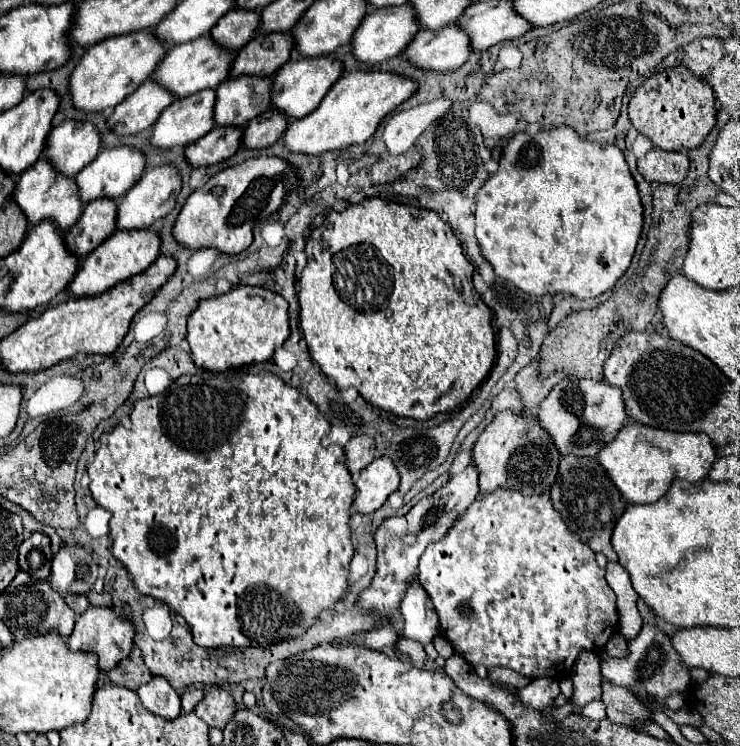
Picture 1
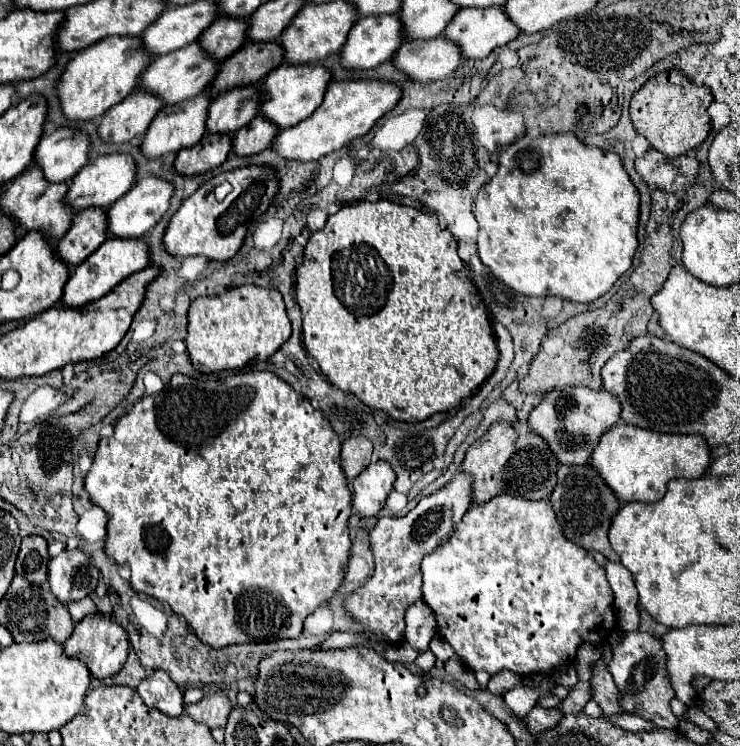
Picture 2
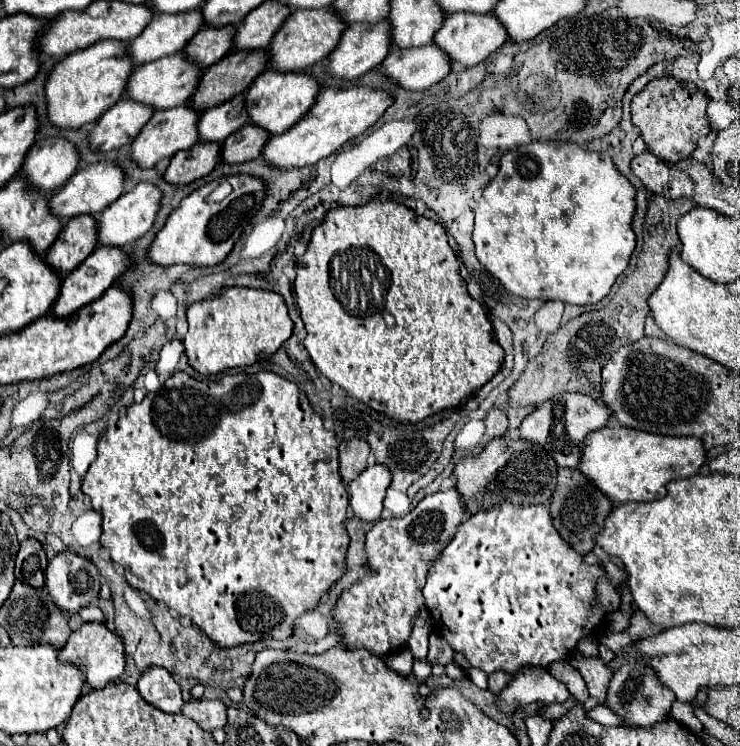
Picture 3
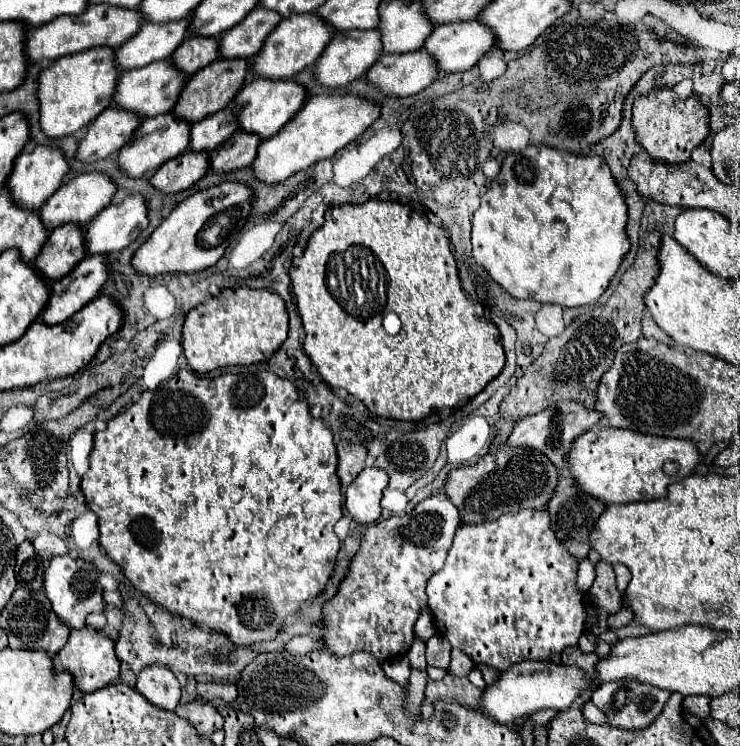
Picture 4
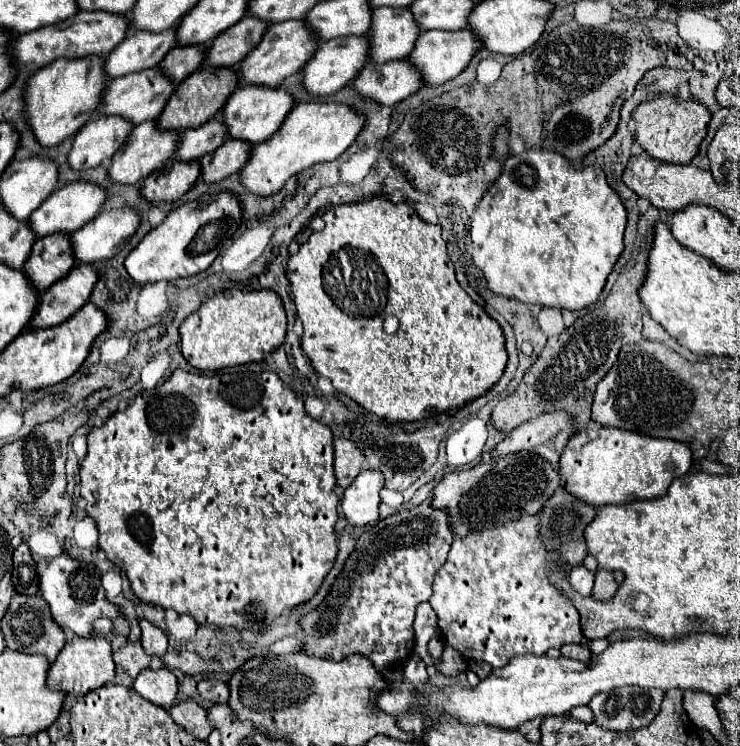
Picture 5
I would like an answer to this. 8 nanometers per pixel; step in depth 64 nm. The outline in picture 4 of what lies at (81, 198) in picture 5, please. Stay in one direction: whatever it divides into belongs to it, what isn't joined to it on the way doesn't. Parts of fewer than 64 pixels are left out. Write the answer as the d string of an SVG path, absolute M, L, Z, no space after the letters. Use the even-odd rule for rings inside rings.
M88 172L88 174L80 174L68 180L68 184L60 186L40 208L40 222L44 224L46 230L54 230L58 226L64 224L80 224L86 226L100 210L104 210L112 196L116 192L116 184L100 172Z

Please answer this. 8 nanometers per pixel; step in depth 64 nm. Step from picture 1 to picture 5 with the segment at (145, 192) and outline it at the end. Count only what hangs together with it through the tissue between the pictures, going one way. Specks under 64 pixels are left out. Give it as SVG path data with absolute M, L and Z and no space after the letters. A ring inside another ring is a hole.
M132 208L102 210L92 222L70 234L76 264L96 264L114 258L132 238L140 216Z

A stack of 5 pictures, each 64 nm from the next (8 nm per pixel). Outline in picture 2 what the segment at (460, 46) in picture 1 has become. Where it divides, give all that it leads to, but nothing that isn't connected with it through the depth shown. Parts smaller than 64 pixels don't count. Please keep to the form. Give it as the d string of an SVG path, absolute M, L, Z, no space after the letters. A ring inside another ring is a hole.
M440 34L428 42L404 42L390 62L412 82L426 84L450 76L460 66L462 54Z

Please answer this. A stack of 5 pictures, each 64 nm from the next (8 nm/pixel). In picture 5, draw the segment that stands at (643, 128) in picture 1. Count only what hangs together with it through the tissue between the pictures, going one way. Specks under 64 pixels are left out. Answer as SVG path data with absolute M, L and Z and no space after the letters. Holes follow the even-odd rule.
M660 94L652 102L640 104L632 112L632 120L636 122L636 140L650 158L668 164L690 164L698 152L698 144L706 136L710 112L706 106L694 100L682 100L672 94Z

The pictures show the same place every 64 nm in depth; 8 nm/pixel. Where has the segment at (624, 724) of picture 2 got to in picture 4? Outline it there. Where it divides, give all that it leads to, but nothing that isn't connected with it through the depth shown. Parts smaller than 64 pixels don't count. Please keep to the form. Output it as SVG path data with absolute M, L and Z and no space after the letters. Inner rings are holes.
M592 702L582 704L582 716L588 718L588 722L592 722L592 724L604 724L604 714L600 714L600 710L596 706L592 706Z

